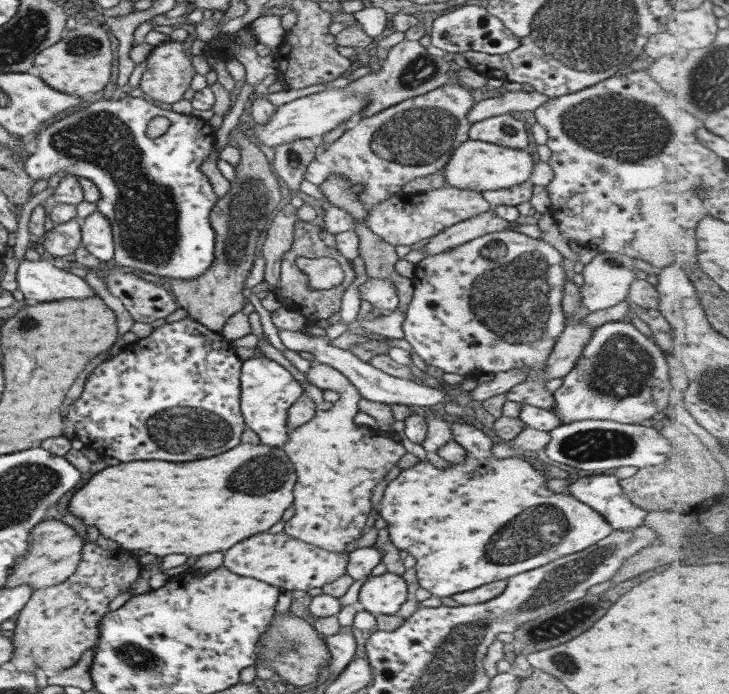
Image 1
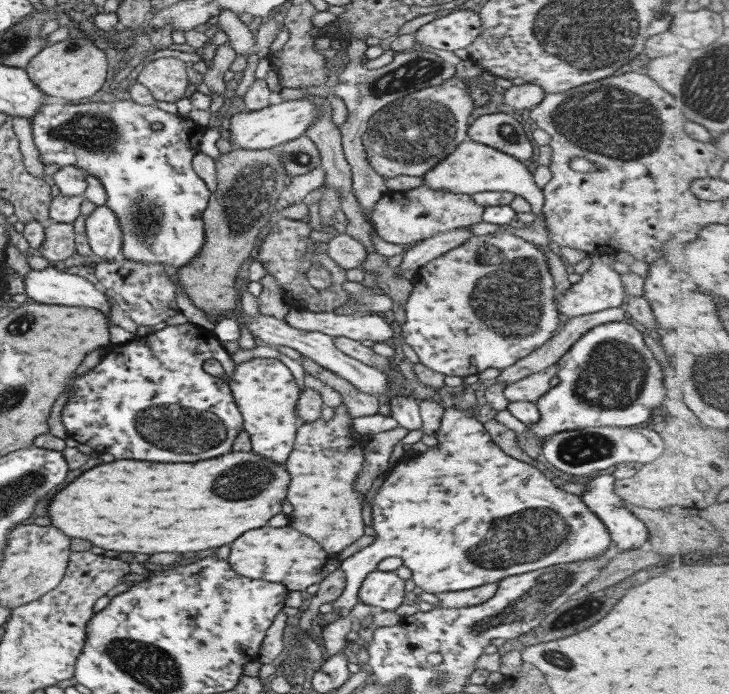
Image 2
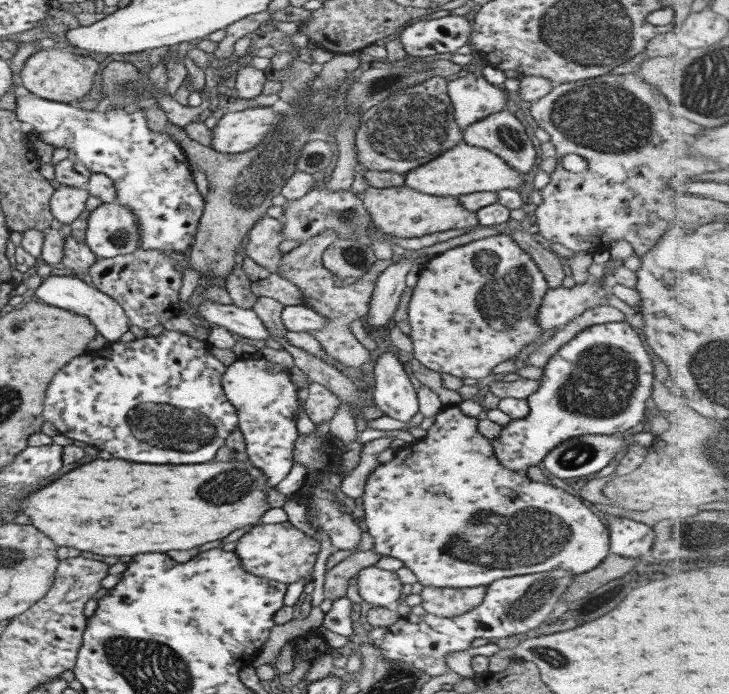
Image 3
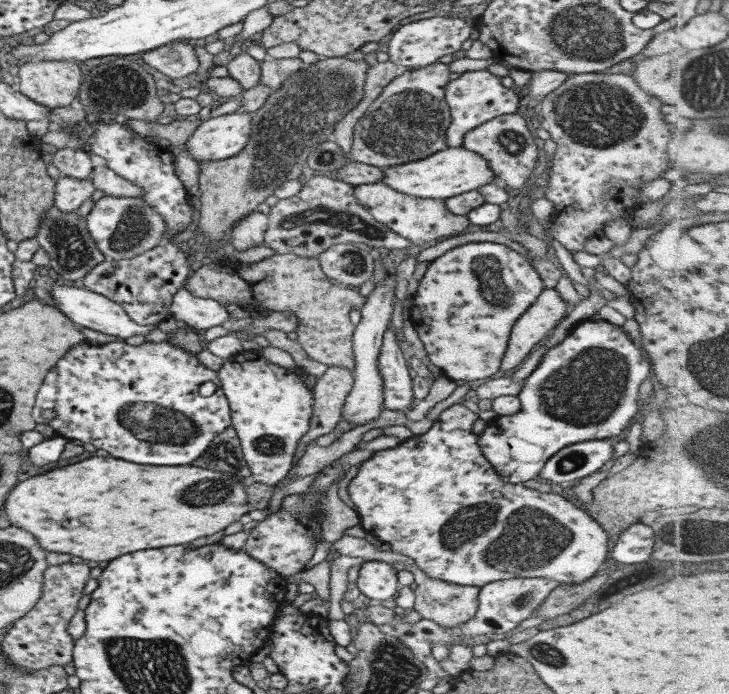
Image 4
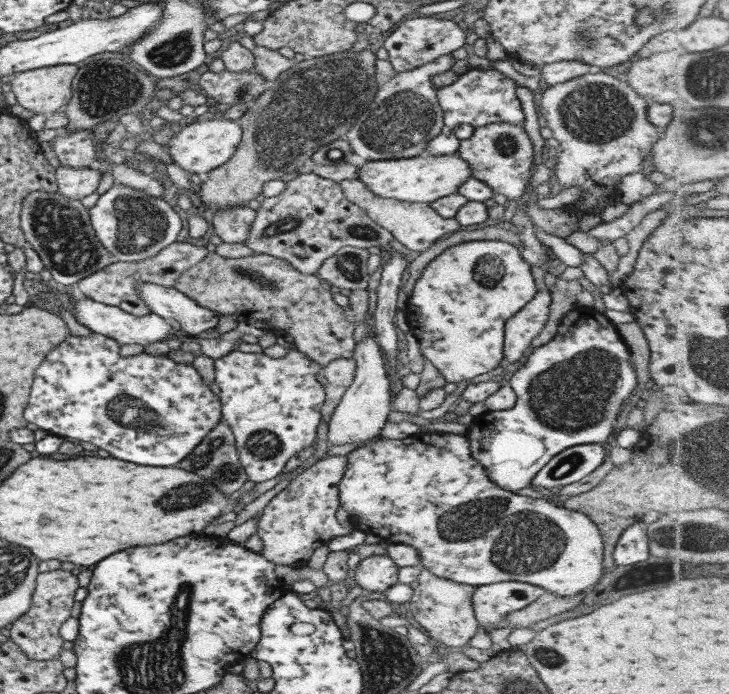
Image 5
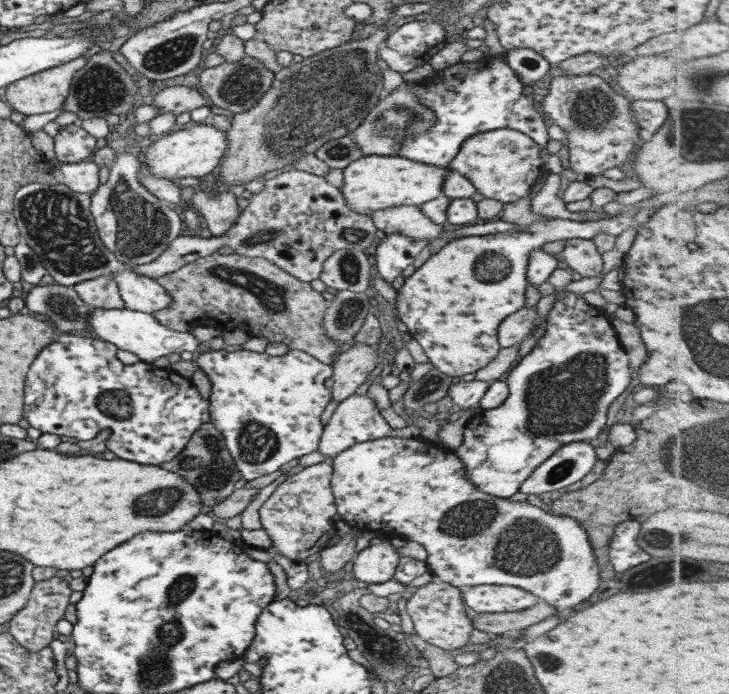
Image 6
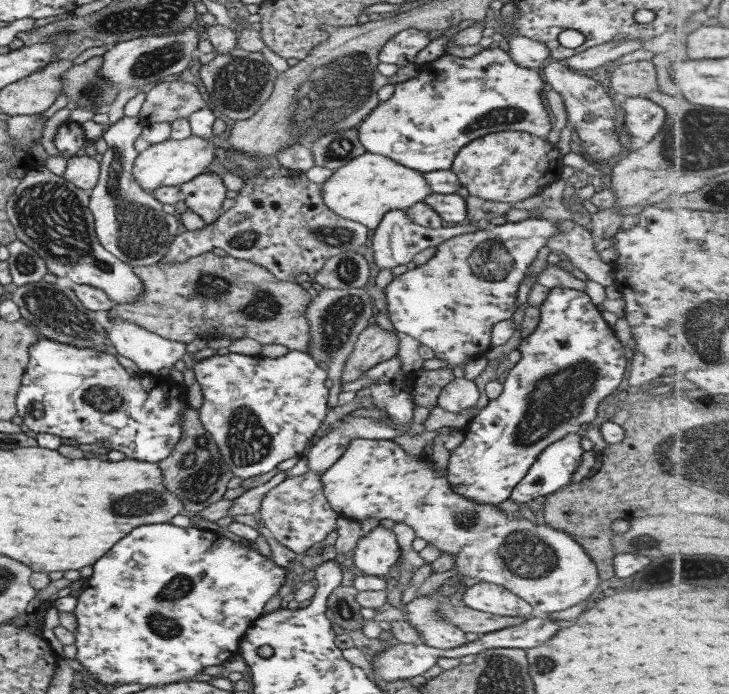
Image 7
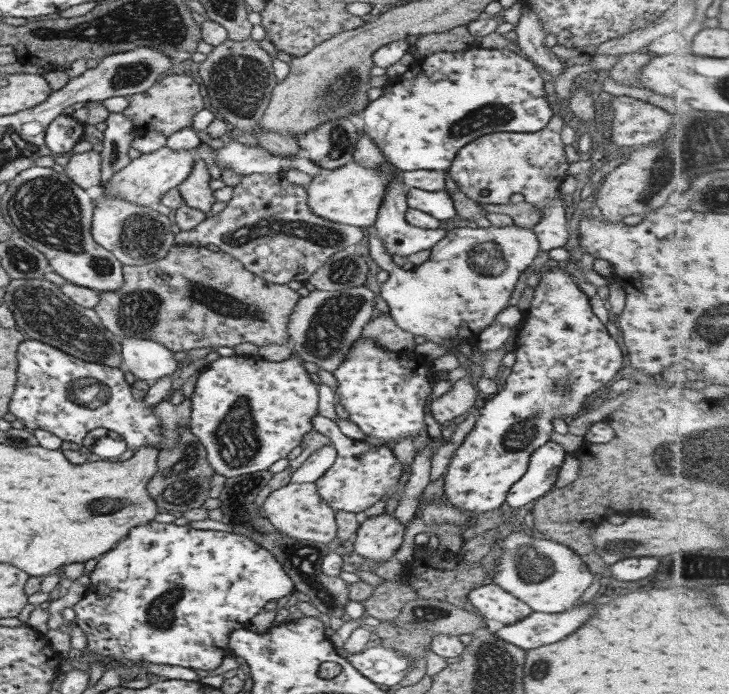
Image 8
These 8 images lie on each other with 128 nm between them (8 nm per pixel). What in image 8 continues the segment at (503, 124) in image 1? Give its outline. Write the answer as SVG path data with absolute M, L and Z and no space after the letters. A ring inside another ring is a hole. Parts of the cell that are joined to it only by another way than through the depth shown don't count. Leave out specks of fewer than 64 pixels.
M556 112L558 116L553 116L549 125L536 133L492 133L473 142L466 144L456 154L448 174L458 185L458 191L462 192L472 201L478 204L506 204L514 194L522 194L525 202L541 208L543 215L534 226L533 233L537 235L540 249L550 251L556 248L564 248L570 238L570 226L566 224L566 213L558 198L558 190L568 175L569 163L565 154L565 145L561 140L561 130L564 126L562 114Z

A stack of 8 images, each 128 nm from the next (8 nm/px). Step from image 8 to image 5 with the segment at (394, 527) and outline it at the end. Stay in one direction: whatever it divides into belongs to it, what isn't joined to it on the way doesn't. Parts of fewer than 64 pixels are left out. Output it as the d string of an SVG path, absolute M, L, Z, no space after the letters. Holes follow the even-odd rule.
M388 555L363 558L354 569L357 584L367 591L384 593L397 583L400 567Z

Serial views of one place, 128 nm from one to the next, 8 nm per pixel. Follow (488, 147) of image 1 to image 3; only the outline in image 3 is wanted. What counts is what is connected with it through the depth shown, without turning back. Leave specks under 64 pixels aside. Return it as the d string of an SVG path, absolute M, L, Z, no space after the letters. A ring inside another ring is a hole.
M463 142L444 152L436 160L432 160L432 162L425 165L418 165L418 169L412 169L404 176L406 178L406 187L436 197L458 198L464 196L464 194L473 194L474 192L516 191L521 186L521 194L536 206L542 204L544 200L540 191L533 190L529 192L525 190L523 188L522 174L506 165L506 162L502 161L496 154L481 147L466 145Z

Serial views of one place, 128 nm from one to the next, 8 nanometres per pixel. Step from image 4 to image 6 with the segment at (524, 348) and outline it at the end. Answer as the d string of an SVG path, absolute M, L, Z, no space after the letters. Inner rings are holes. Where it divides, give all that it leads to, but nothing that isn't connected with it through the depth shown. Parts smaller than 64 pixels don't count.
M536 306L522 307L520 310L507 316L497 330L498 342L501 348L511 347L526 340L536 324Z

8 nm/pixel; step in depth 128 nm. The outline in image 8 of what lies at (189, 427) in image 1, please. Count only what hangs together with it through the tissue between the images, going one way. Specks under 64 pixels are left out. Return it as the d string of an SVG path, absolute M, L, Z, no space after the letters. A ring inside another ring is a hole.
M28 338L18 345L17 354L17 384L10 400L10 414L28 430L44 429L63 441L82 444L88 432L106 428L121 434L128 450L136 452L146 445L159 449L163 422L153 413L154 406L144 405L144 398L133 399L123 368L86 362L45 342Z

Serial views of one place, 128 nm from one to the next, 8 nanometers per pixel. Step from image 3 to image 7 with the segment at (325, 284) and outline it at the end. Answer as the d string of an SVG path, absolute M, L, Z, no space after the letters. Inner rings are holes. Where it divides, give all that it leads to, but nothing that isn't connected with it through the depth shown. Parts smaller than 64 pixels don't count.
M206 252L206 254L202 254L201 256L190 258L190 260L186 262L176 262L176 264L162 264L162 262L156 262L150 266L136 266L133 268L133 271L141 278L143 288L143 293L139 296L139 299L136 299L132 304L130 303L116 303L110 310L107 310L107 318L115 318L115 316L119 316L119 318L123 318L123 320L129 320L162 338L166 338L168 340L179 340L180 342L185 342L188 344L192 342L192 340L196 340L196 338L253 338L256 342L259 342L262 345L265 344L281 344L282 346L286 346L289 350L299 350L305 351L309 349L310 342L310 325L306 320L305 314L307 306L310 304L312 296L308 293L306 289L300 286L300 283L296 282L288 282L284 280L278 279L274 276L270 271L266 270L266 268L259 266L256 263L252 263L249 261L244 261L238 258L233 258L230 256L216 256L212 252Z

